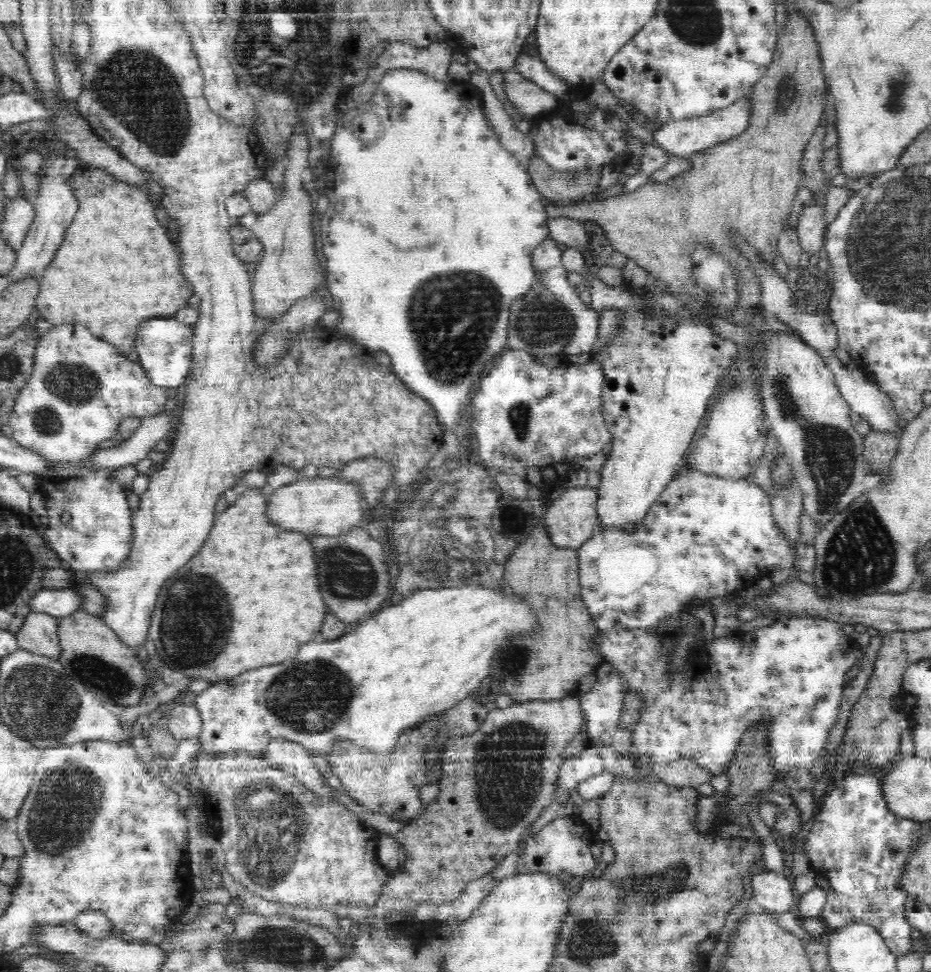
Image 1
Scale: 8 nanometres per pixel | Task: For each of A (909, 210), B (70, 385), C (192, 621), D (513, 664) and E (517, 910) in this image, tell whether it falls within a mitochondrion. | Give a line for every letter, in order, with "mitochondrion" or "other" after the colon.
A: mitochondrion
B: mitochondrion
C: mitochondrion
D: mitochondrion
E: other

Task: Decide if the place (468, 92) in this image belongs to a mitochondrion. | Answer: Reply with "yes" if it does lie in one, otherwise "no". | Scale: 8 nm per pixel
no

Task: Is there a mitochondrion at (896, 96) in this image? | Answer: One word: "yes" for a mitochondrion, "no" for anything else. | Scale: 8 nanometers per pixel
yes

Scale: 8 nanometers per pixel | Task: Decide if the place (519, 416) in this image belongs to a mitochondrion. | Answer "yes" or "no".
yes

